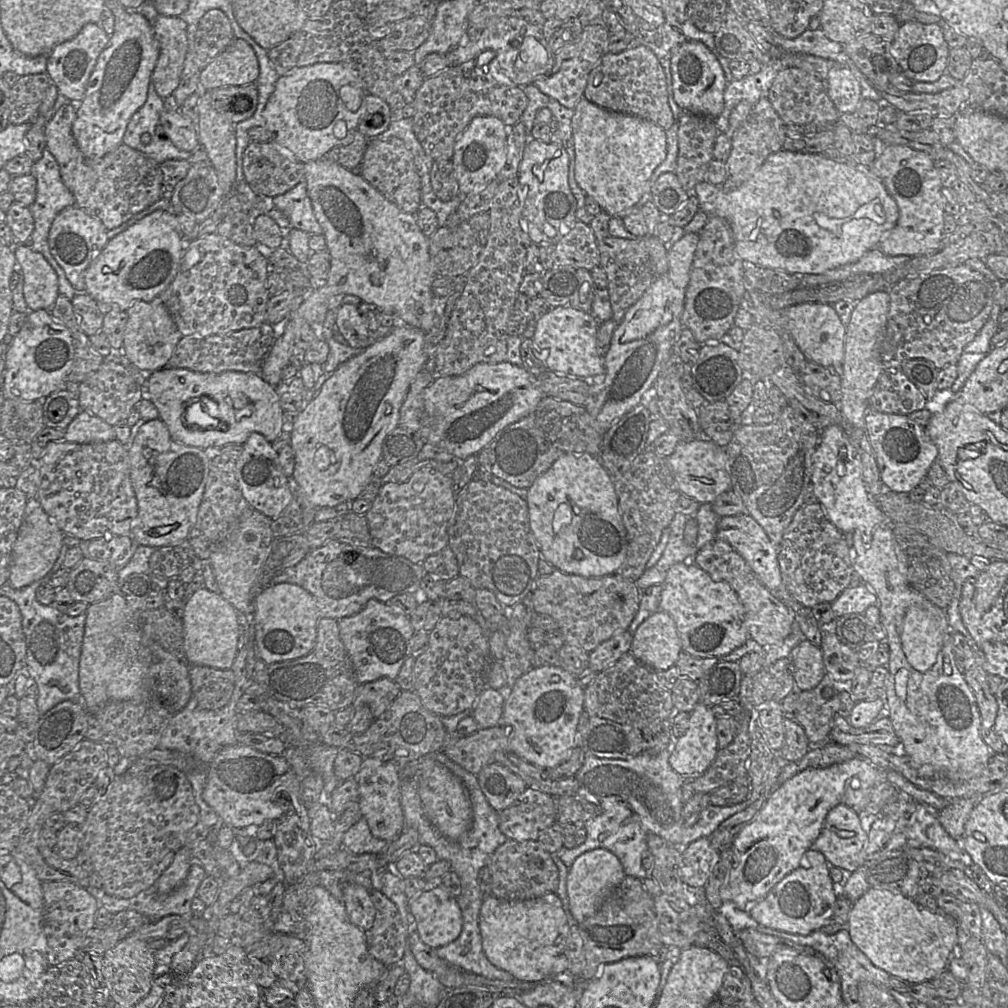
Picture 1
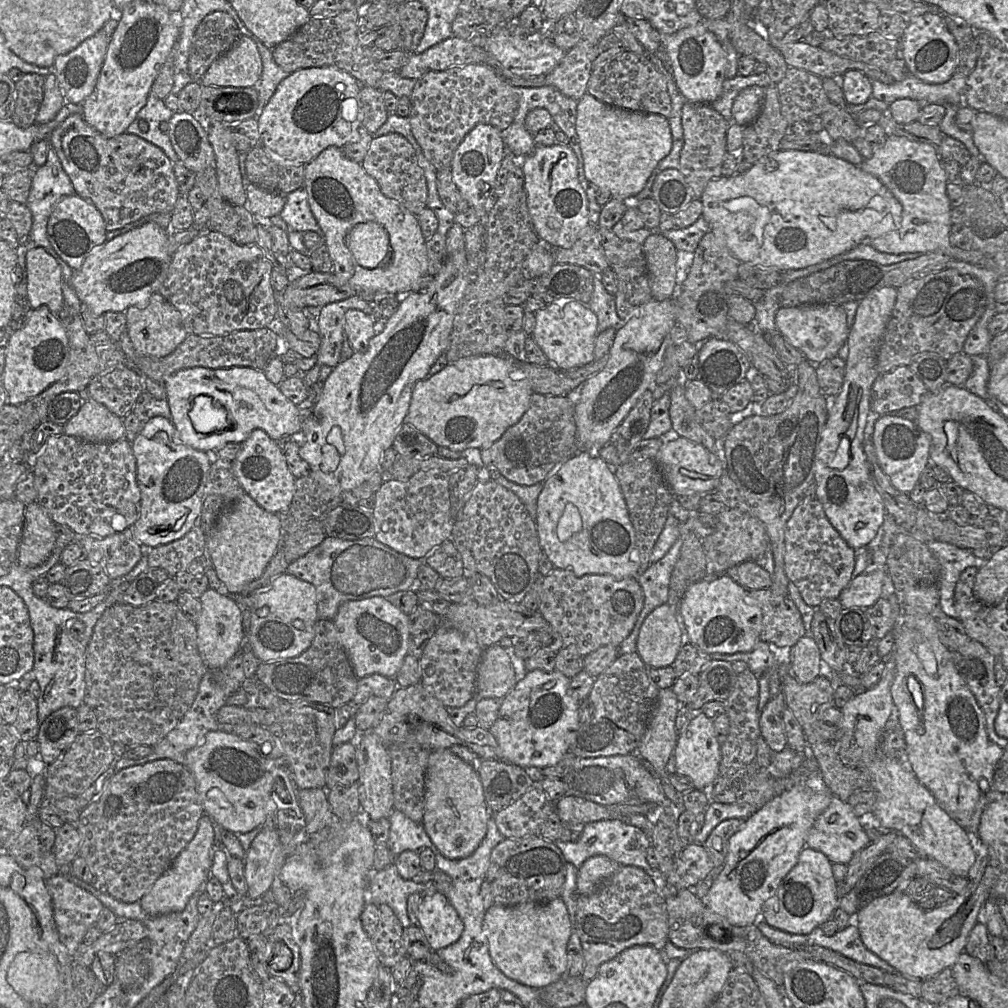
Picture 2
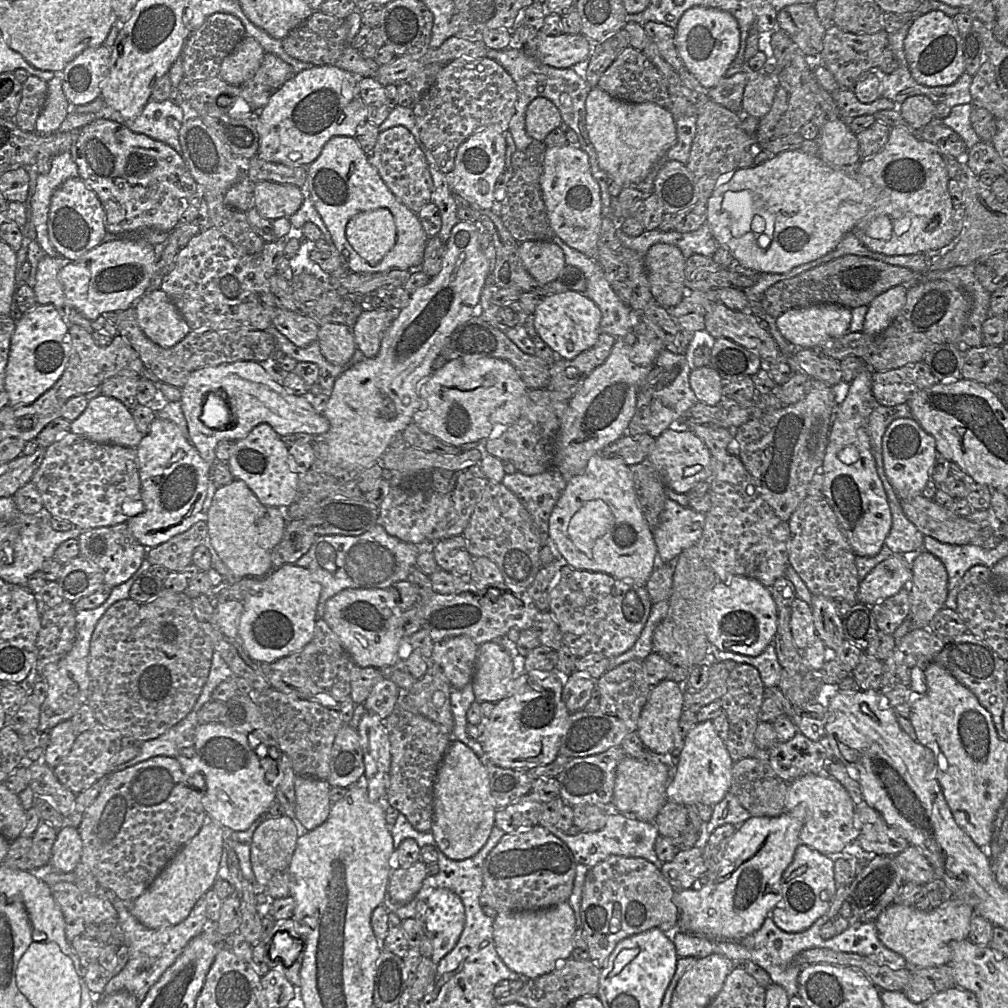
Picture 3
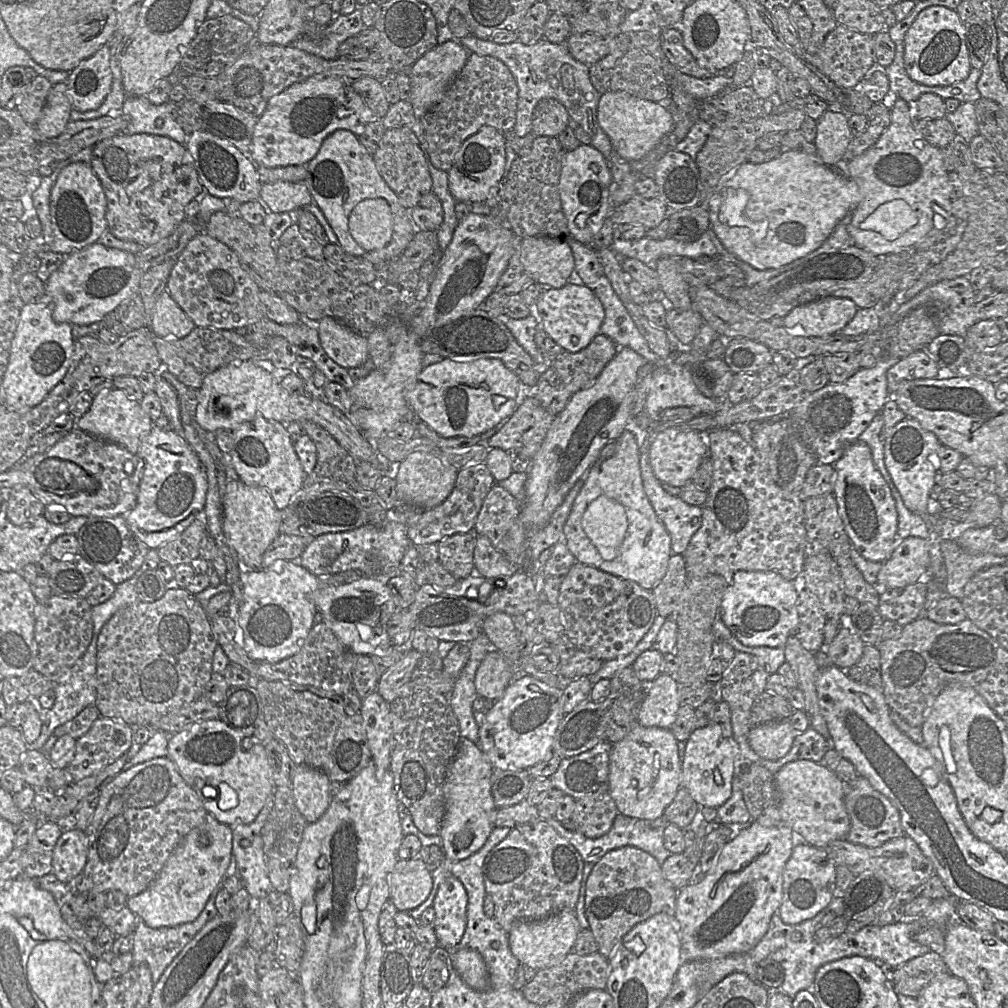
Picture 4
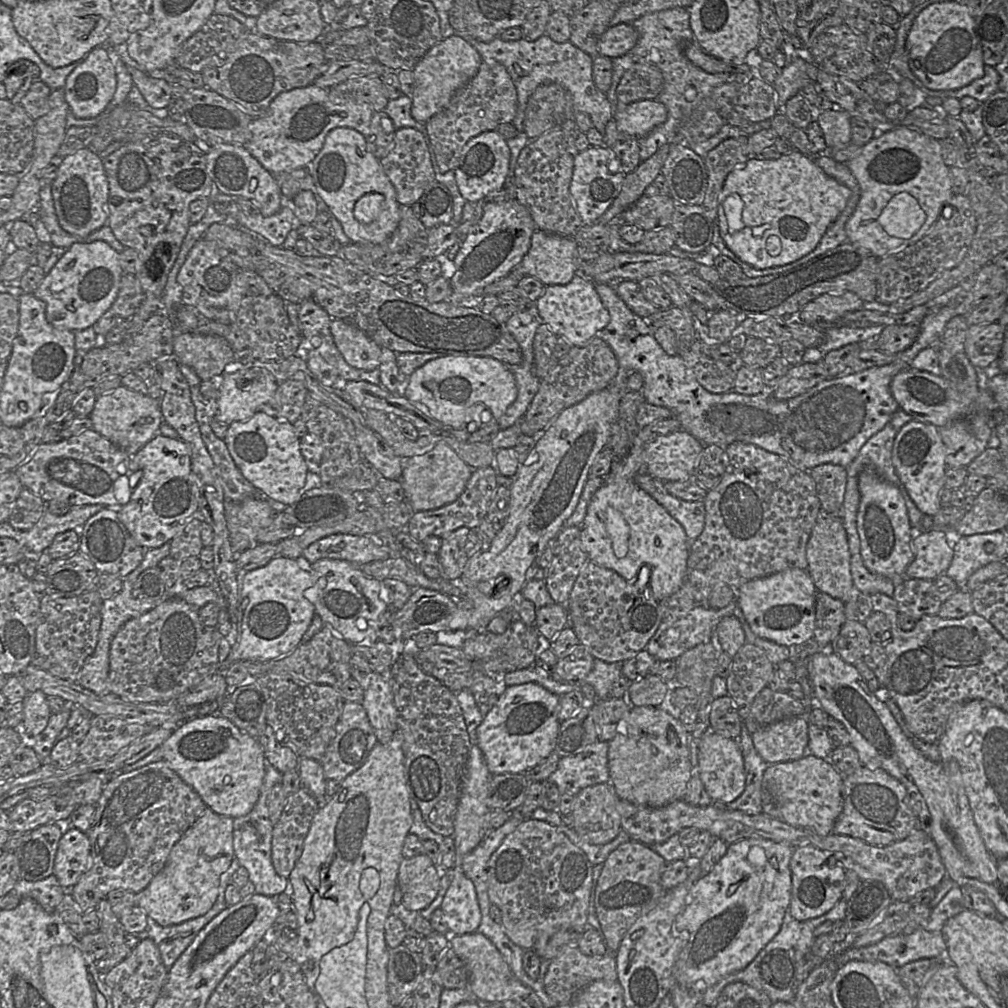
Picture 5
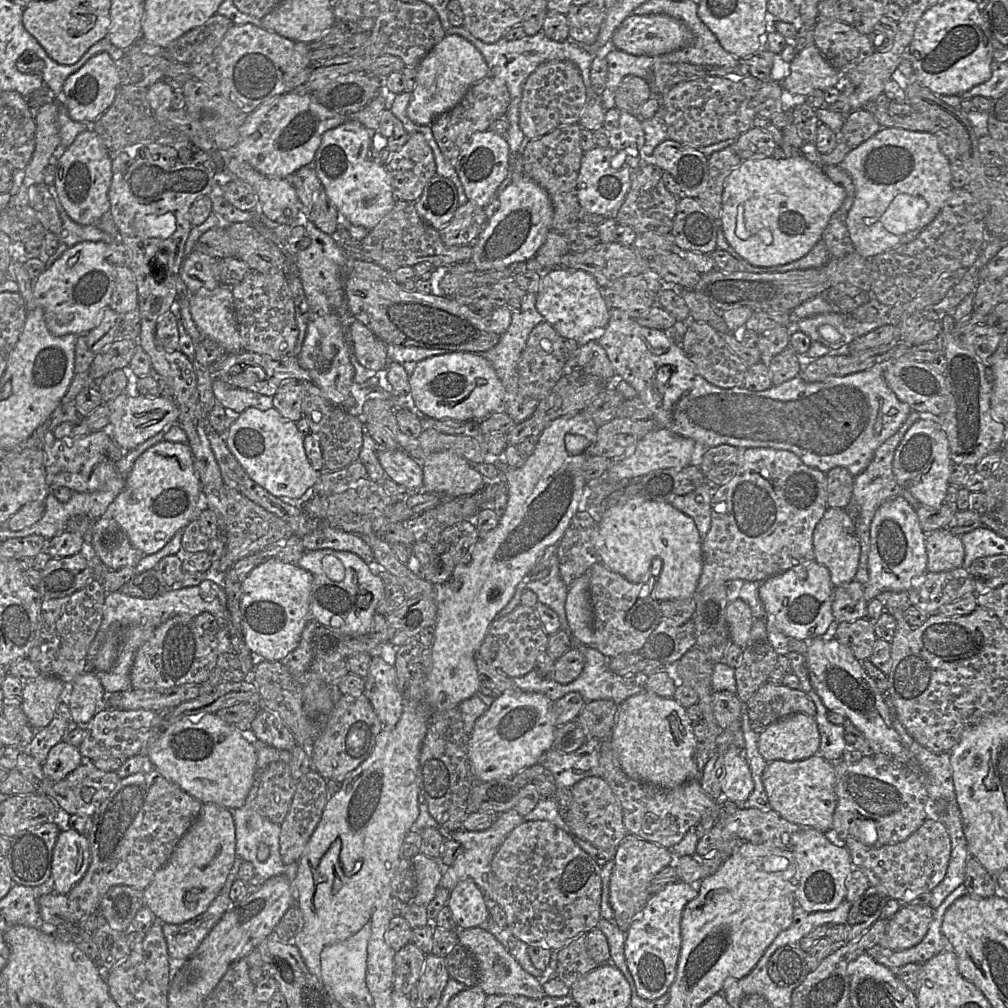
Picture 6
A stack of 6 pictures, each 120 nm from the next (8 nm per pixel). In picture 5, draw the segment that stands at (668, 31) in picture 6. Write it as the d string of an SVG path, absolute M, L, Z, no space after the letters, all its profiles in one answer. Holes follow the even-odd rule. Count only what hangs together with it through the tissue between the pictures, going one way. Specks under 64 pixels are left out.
M632 24L609 27L598 41L599 55L616 58L629 52L637 43L638 32Z

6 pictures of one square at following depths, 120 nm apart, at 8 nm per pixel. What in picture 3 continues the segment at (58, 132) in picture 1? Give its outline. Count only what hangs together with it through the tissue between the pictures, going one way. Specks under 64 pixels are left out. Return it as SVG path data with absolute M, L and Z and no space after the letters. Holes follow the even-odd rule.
M98 118L83 126L78 129L77 138L69 152L78 166L79 177L99 197L106 212L106 228L111 233L141 227L171 232L180 223L180 215L189 200L201 193L201 188L190 174L182 154L162 141L131 131L121 121Z

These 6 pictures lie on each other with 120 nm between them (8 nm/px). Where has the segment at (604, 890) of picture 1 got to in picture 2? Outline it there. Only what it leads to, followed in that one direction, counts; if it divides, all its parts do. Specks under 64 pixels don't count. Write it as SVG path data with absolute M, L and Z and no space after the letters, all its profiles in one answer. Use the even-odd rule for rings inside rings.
M604 855L588 858L579 868L577 873L577 890L580 895L592 893L597 886L609 878L617 869L616 862Z

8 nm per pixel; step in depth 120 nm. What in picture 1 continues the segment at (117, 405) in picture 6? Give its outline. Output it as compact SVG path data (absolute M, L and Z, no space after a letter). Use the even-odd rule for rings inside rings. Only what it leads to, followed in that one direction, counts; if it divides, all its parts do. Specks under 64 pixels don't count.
M80 411L64 431L64 440L86 444L115 440L113 426L86 411Z

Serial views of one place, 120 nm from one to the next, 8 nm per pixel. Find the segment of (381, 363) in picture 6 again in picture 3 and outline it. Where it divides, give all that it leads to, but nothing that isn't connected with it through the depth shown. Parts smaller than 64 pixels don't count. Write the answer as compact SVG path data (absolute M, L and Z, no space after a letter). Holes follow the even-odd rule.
M343 324L320 325L317 341L321 354L334 365L346 364L357 348L352 329Z

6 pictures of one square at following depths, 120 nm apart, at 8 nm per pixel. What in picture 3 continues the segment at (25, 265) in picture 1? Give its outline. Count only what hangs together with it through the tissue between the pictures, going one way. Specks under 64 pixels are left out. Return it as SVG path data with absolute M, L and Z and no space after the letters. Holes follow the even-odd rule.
M43 257L37 267L34 292L39 305L52 304L58 310L65 309L65 292L59 279L60 258Z

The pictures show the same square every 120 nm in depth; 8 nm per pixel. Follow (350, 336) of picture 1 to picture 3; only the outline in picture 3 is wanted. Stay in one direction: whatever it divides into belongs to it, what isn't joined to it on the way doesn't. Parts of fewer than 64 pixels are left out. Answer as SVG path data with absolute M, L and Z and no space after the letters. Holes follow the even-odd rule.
M399 309L385 311L363 310L352 328L357 348L366 358L375 357L380 349L383 334L400 313Z

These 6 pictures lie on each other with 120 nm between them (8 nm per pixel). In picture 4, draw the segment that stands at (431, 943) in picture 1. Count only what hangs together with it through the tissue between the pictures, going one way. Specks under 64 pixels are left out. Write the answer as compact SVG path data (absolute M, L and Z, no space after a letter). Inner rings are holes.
M450 875L440 884L432 908L435 911L433 929L439 946L458 948L467 925L468 896L463 884Z

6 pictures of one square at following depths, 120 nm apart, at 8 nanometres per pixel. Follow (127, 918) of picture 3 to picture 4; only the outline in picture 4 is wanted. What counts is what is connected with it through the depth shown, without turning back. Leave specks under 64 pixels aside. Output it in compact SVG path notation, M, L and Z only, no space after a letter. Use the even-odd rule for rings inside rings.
M222 881L211 893L208 902L199 916L192 922L187 922L174 927L150 928L141 919L136 918L135 929L131 935L132 949L132 965L145 964L151 972L152 982L155 984L161 977L167 966L182 951L182 949L192 940L198 931L216 915L218 915L215 907L215 898L217 893L223 889Z

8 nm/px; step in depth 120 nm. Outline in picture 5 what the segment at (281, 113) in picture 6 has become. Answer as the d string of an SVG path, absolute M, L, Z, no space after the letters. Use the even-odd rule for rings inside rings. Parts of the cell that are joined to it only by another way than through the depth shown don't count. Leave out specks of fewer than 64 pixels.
M313 84L278 94L267 111L253 118L245 148L270 173L279 174L309 166L324 145L326 135L338 127L352 128L367 137L376 111L370 103L335 97L330 88Z

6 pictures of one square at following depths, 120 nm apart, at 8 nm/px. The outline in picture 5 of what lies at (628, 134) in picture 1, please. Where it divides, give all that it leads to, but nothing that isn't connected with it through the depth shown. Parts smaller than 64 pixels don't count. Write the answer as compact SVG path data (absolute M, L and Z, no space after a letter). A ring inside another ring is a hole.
M657 99L640 100L628 105L614 106L618 130L641 138L666 121L667 108Z

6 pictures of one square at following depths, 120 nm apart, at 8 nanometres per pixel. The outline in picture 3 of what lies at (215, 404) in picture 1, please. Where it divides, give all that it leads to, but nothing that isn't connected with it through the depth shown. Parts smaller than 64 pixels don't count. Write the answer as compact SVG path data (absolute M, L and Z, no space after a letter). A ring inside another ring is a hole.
M237 361L192 372L181 388L180 403L187 422L188 439L209 465L217 461L219 442L243 439L261 423L269 424L280 436L295 433L323 436L329 429L328 420L316 412L304 396L290 394L255 361ZM210 393L220 394L229 406L230 424L224 428L209 428L200 419L205 399Z

